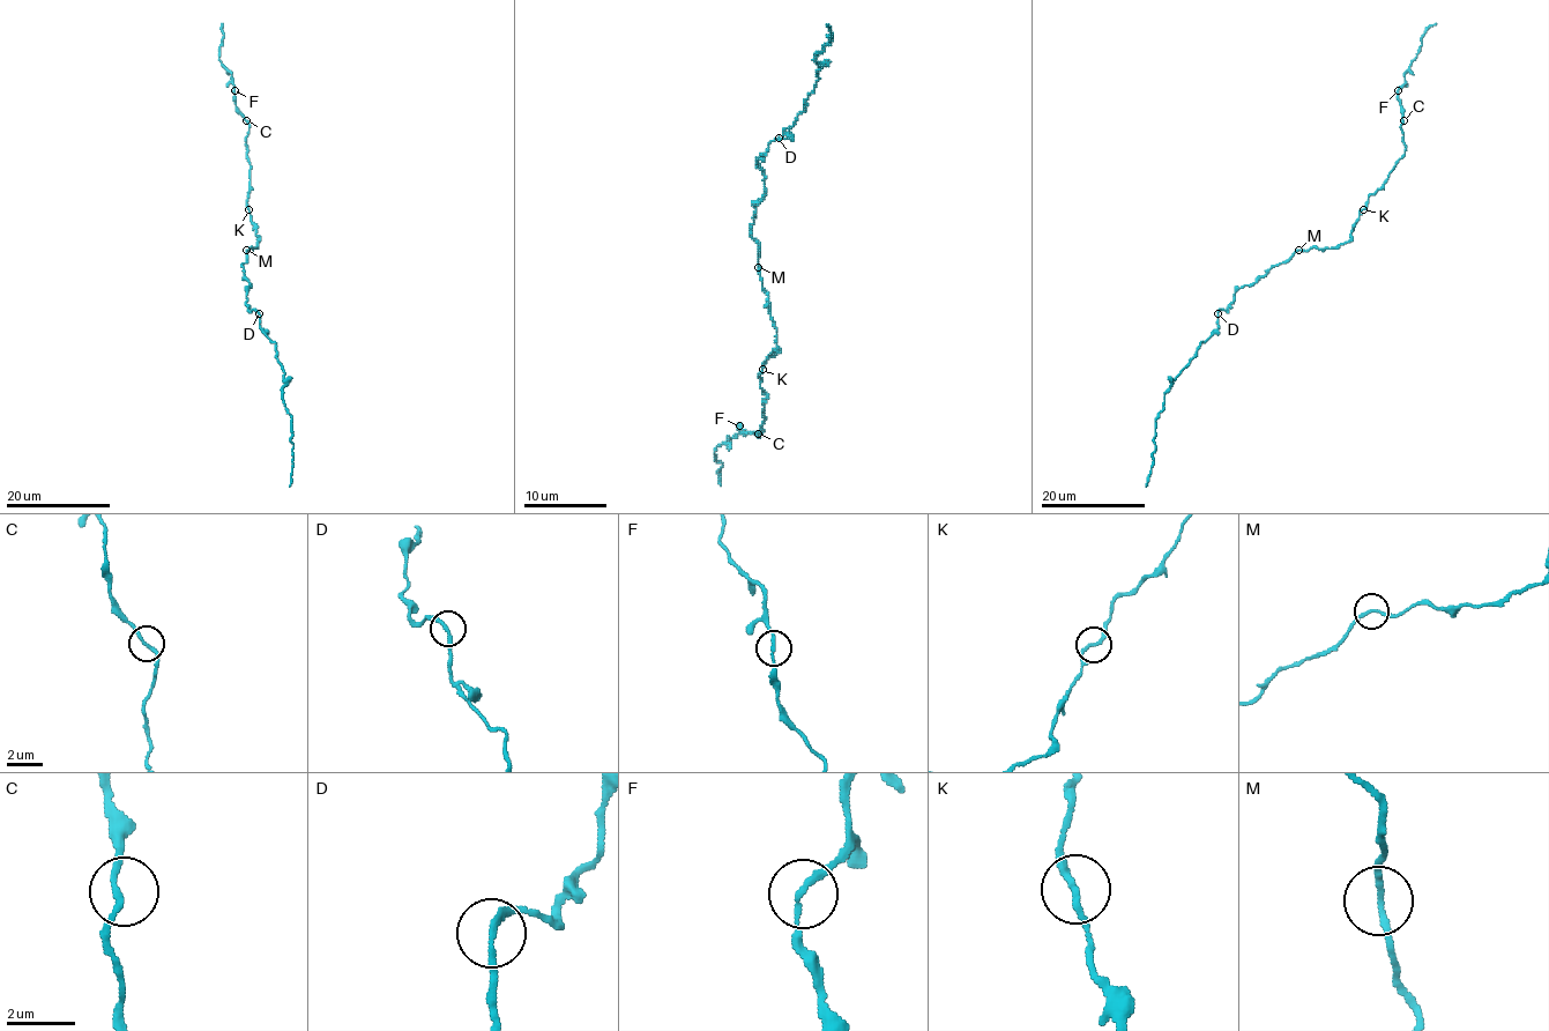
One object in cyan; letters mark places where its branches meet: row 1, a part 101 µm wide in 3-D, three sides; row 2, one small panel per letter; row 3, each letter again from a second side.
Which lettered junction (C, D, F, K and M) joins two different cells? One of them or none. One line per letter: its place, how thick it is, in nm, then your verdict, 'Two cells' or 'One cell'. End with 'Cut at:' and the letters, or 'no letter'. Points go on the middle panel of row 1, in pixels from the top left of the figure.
C: Place: (758, 434). Thickness 180 nm. One cell
D: Place: (779, 138). Thickness 190 nm. One cell
F: Place: (739, 425). Thickness 180 nm. One cell
K: Place: (762, 369). Thickness 180 nm. One cell
M: Place: (758, 267). Thickness 160 nm. One cell
Cut at: no letter

